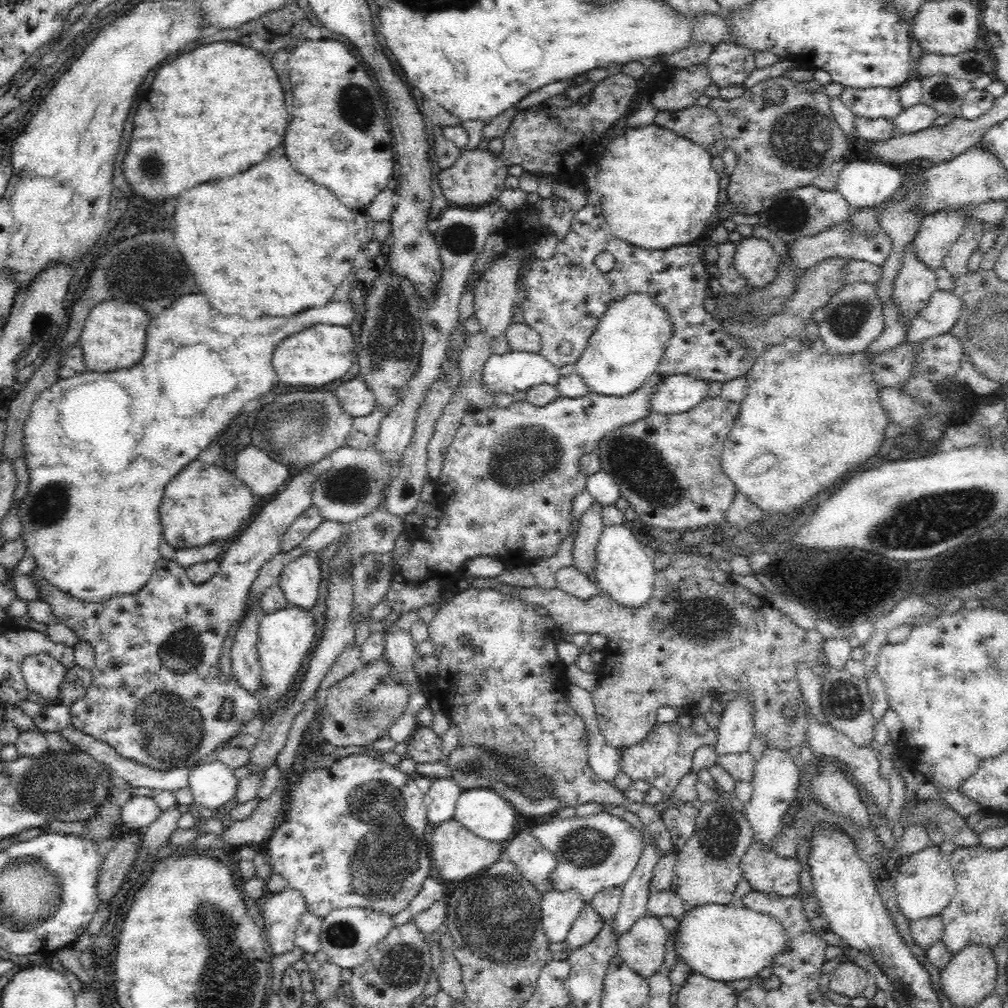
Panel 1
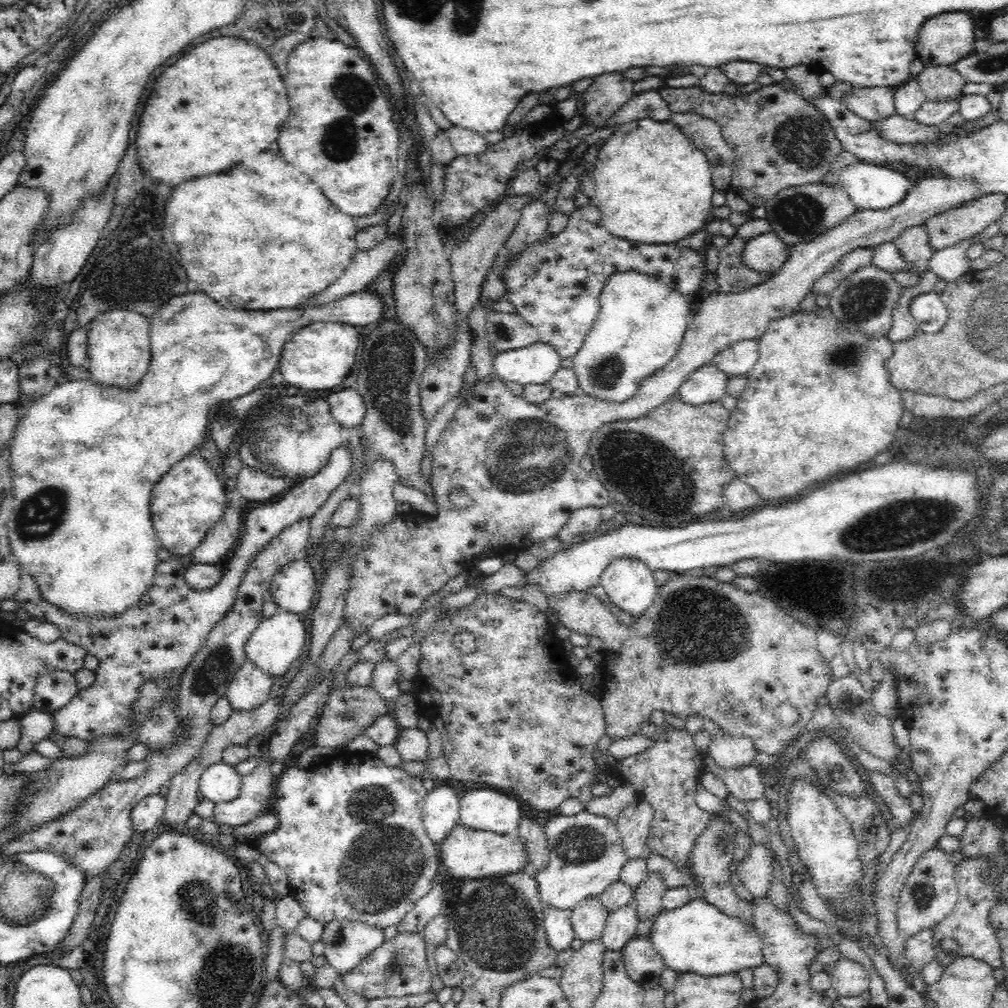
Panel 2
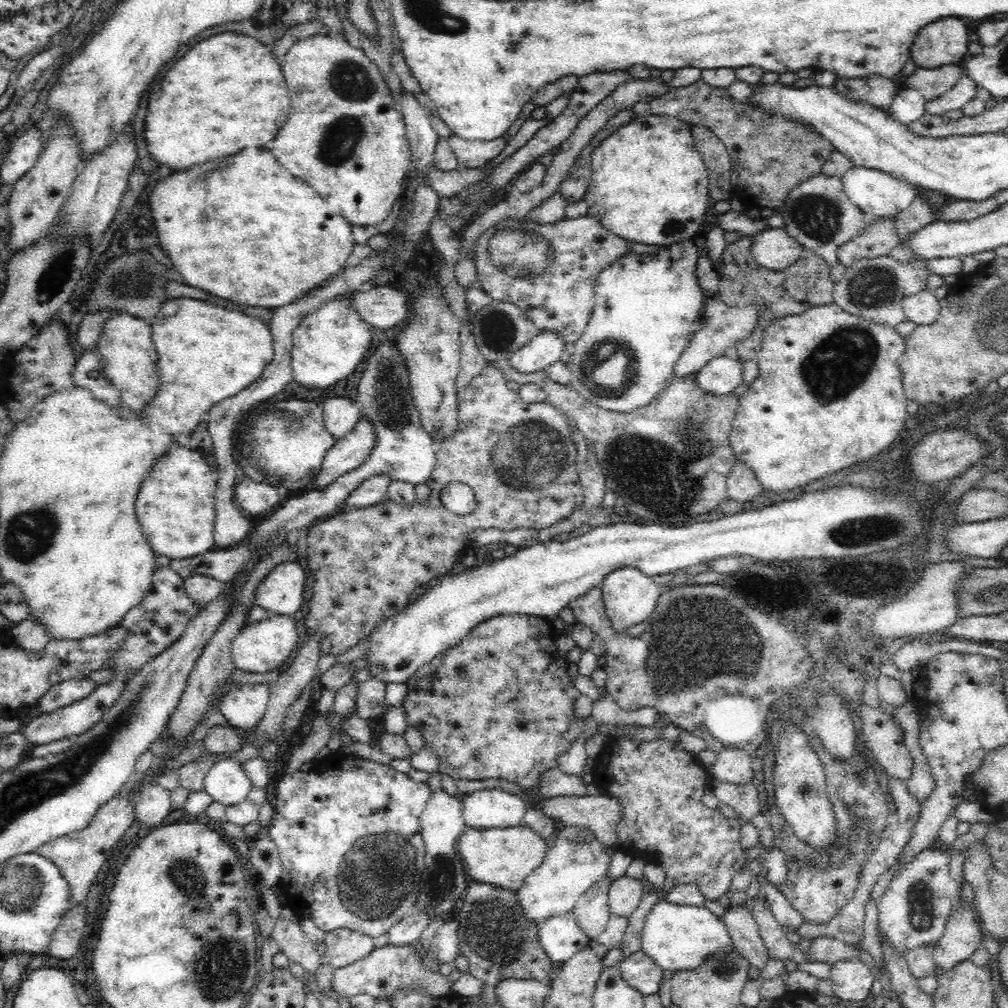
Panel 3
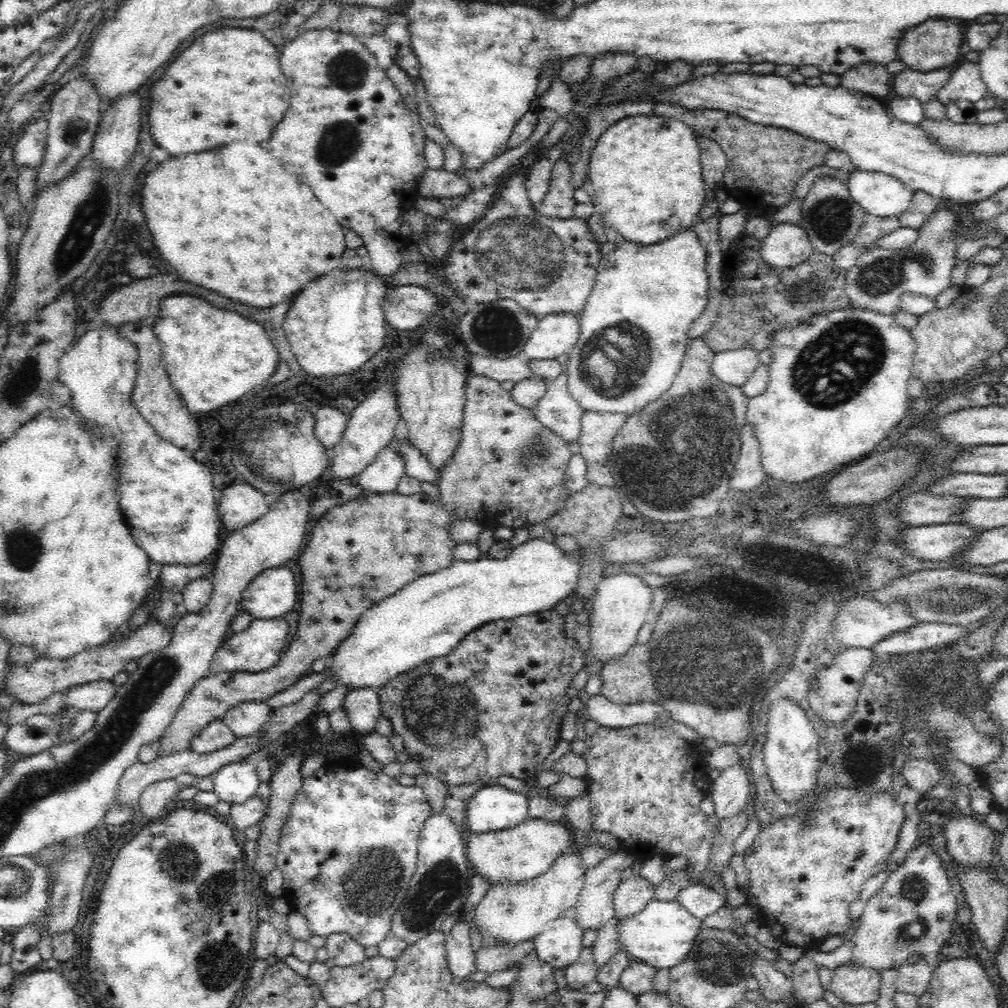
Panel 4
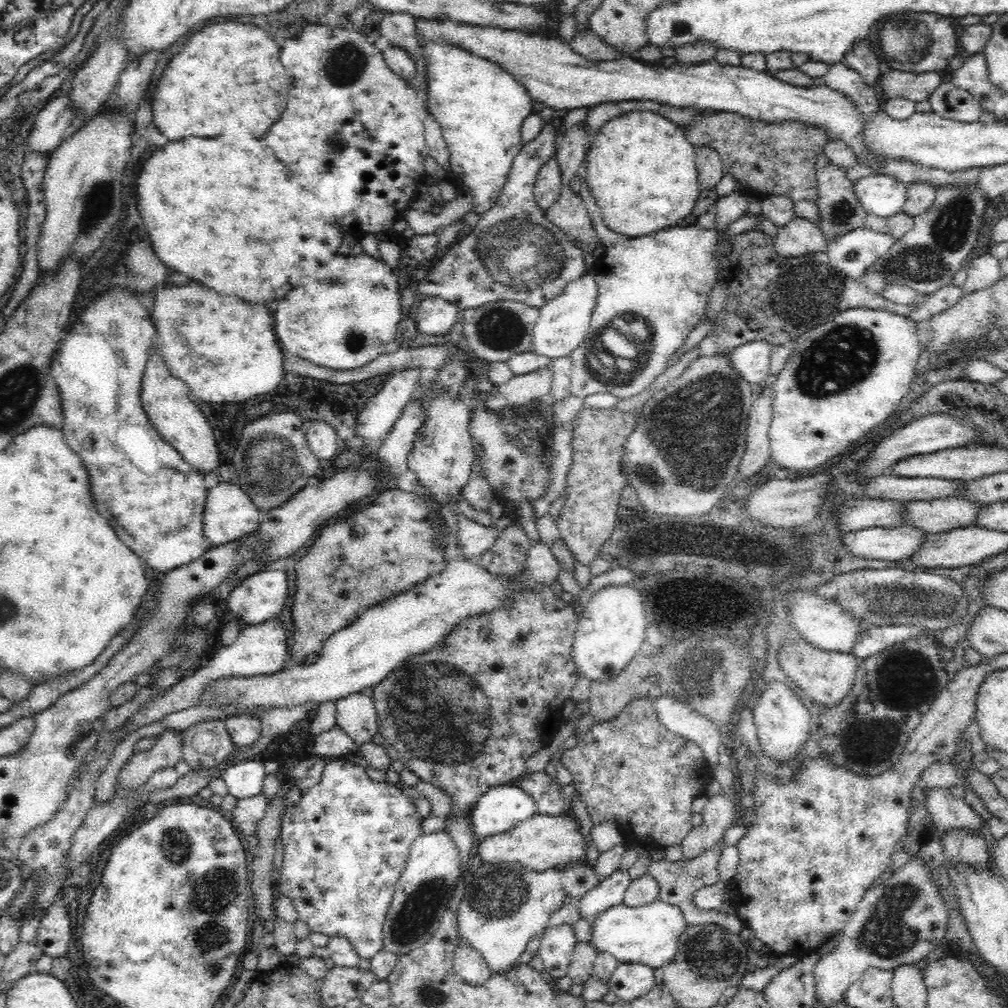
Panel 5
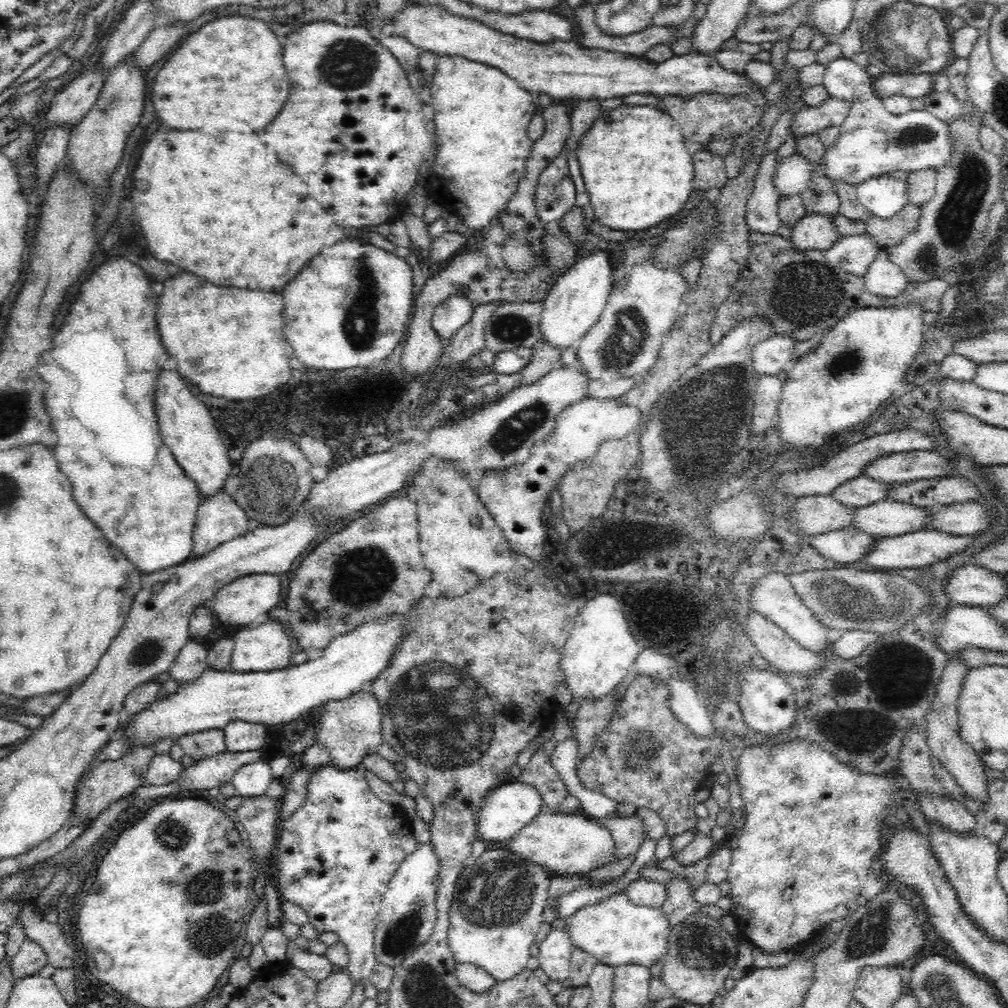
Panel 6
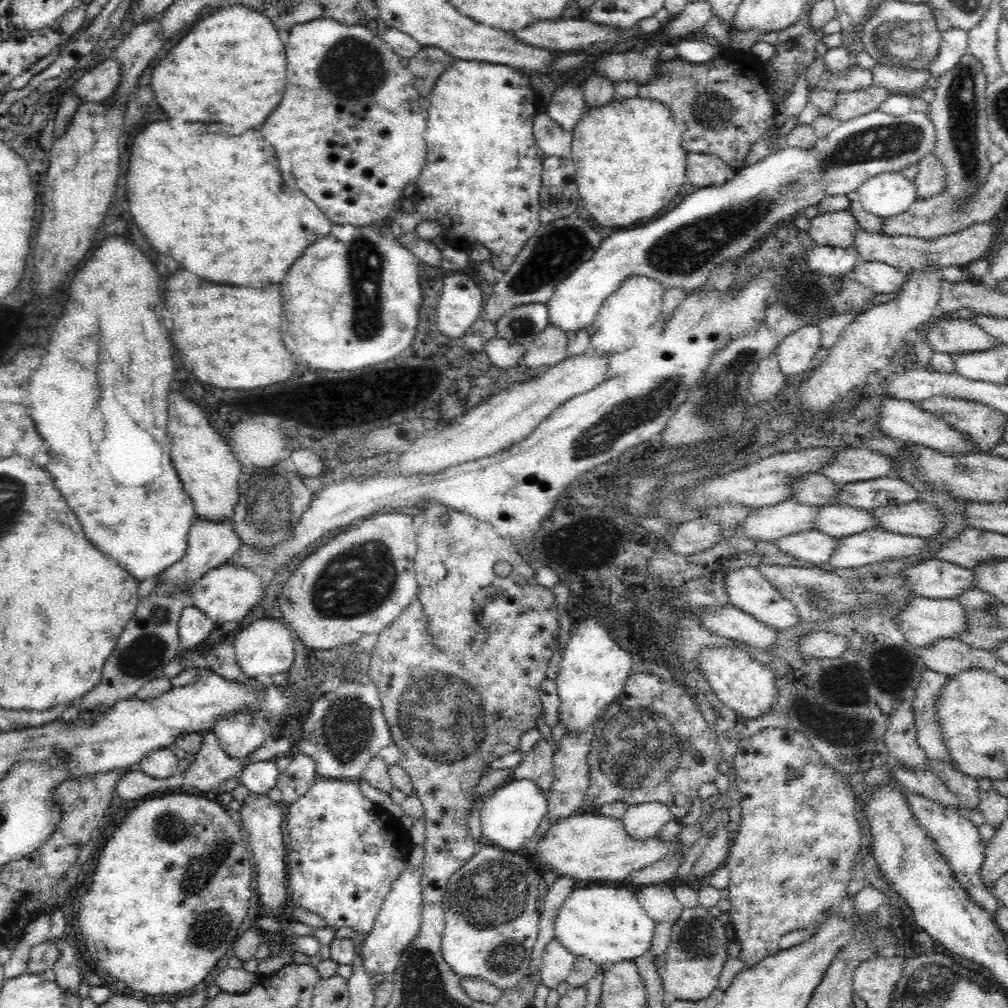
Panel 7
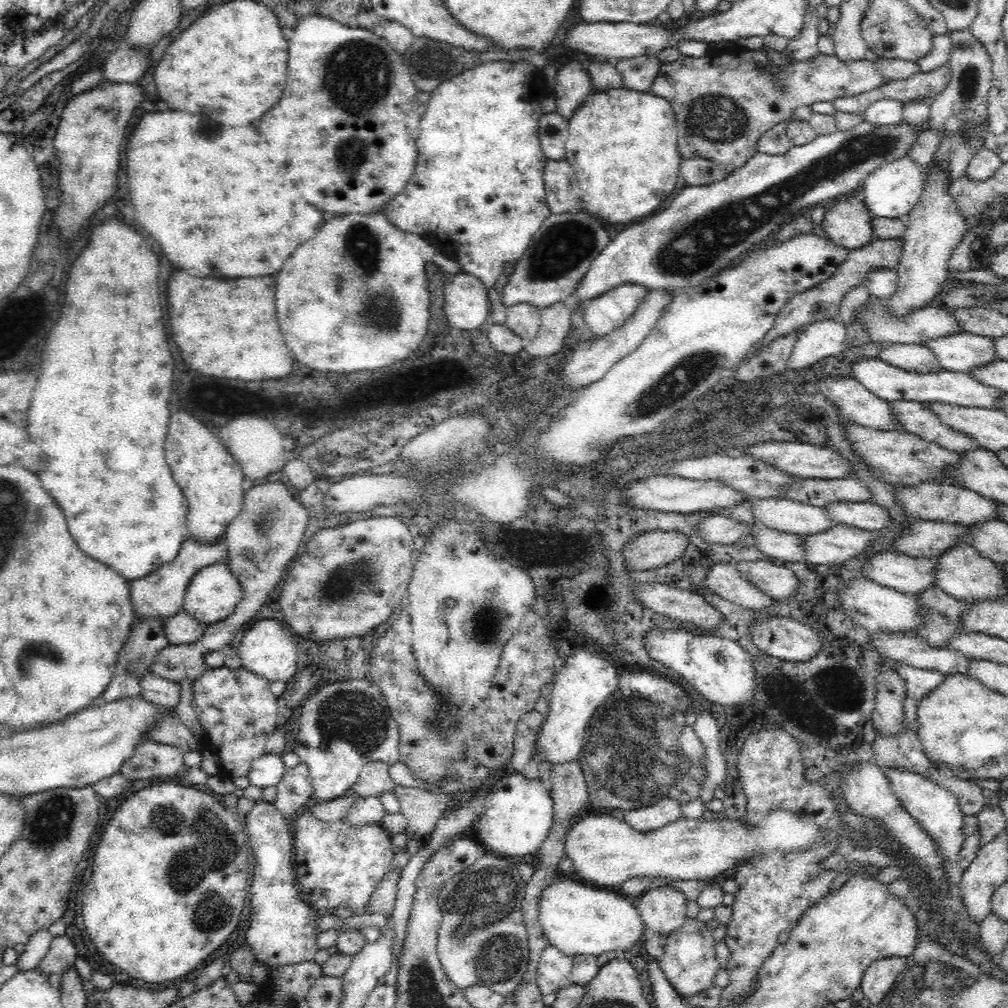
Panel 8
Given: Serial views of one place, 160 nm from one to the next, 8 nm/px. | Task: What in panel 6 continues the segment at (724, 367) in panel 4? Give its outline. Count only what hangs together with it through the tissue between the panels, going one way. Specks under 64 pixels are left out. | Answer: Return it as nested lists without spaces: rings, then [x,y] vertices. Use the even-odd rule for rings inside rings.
[[[791,334],[774,335],[759,342],[752,351],[753,370],[758,374],[777,375],[787,367],[795,356],[798,340]]]

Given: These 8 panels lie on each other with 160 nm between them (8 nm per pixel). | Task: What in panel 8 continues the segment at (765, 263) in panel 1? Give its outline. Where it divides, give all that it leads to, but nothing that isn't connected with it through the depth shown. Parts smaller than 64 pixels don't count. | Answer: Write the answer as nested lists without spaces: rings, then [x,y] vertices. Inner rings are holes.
[[[853,195],[829,208],[821,226],[828,235],[827,239],[840,248],[851,251],[876,239],[872,226],[873,218],[863,200]]]

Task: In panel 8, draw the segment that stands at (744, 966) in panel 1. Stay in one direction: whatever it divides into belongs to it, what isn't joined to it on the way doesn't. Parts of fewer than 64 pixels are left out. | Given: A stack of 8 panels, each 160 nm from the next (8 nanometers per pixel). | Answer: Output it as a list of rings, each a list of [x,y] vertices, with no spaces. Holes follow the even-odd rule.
[[[559,875],[542,888],[539,906],[539,924],[550,946],[570,958],[577,955],[599,957],[602,953],[621,950],[626,952],[645,929],[637,908],[618,894],[596,890],[576,881],[574,876]]]

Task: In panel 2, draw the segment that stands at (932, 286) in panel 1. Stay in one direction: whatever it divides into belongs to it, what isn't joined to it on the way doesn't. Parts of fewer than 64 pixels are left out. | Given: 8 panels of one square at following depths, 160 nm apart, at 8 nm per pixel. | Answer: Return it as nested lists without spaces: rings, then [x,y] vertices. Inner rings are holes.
[[[925,222],[905,228],[893,241],[904,260],[913,266],[911,272],[916,272],[916,274],[924,274],[929,269],[928,258],[933,252],[929,242],[930,236]]]

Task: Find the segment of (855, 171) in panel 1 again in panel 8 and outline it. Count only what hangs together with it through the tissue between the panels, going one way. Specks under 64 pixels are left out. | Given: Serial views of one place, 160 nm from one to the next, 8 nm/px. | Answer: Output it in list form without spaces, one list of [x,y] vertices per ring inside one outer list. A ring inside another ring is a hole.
[[[904,154],[902,160],[892,160],[882,164],[874,172],[870,172],[863,180],[861,192],[864,193],[863,202],[871,215],[878,218],[903,218],[912,210],[922,194],[925,177],[924,171],[909,156]]]

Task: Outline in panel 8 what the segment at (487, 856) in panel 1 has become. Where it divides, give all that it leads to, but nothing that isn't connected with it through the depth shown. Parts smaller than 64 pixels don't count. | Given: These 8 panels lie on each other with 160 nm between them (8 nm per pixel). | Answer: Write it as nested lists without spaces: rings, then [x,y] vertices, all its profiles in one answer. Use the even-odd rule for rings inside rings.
[[[772,810],[766,818],[758,824],[747,824],[745,819],[730,820],[726,818],[714,818],[712,820],[700,818],[688,818],[680,816],[676,822],[666,824],[658,830],[638,832],[624,821],[620,822],[611,814],[599,812],[588,812],[588,818],[580,816],[580,822],[571,826],[565,834],[566,854],[571,858],[574,872],[580,874],[580,878],[596,882],[598,886],[613,887],[620,886],[626,880],[636,877],[650,879],[667,878],[668,880],[705,880],[711,882],[721,873],[731,873],[744,860],[754,855],[767,855],[774,851],[807,851],[815,848],[818,843],[827,843],[819,826],[811,822],[797,818],[793,812],[786,810]]]

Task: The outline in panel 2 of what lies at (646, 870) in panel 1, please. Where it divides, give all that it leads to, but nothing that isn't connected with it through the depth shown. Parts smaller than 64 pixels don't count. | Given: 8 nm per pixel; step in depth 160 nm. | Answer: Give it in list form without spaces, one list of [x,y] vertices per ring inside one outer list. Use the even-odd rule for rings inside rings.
[[[636,899],[626,903],[624,907],[609,913],[603,934],[599,940],[606,951],[620,951],[632,939],[639,918],[636,913]]]

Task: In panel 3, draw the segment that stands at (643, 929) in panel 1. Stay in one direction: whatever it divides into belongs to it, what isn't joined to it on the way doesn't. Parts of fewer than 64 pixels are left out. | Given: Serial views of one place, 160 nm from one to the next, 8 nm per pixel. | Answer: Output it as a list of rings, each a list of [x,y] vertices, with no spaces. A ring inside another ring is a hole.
[[[640,949],[618,964],[621,977],[643,997],[658,993],[663,970]]]

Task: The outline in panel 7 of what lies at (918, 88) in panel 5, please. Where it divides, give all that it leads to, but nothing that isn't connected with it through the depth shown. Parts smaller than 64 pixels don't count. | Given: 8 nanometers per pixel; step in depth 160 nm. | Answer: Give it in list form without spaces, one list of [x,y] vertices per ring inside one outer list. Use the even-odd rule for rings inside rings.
[[[875,64],[871,71],[873,85],[884,87],[892,92],[918,92],[918,88],[925,84],[924,80],[931,75],[928,69],[909,70],[888,64]]]

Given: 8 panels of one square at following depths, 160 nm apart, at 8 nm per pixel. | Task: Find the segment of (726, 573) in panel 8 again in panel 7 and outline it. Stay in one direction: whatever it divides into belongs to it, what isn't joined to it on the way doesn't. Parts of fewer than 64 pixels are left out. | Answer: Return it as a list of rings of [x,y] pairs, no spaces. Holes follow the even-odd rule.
[[[744,566],[744,568],[736,568],[734,572],[730,572],[726,578],[726,594],[728,594],[730,606],[752,615],[769,627],[784,630],[798,622],[796,607],[788,599],[783,598],[756,567]]]

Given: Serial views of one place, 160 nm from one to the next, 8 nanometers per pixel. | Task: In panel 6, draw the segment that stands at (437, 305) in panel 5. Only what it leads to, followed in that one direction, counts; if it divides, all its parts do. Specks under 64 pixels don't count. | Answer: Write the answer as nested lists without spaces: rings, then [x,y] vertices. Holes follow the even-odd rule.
[[[463,291],[456,292],[435,308],[432,326],[441,339],[451,339],[470,320],[474,309],[474,304],[465,298]]]

